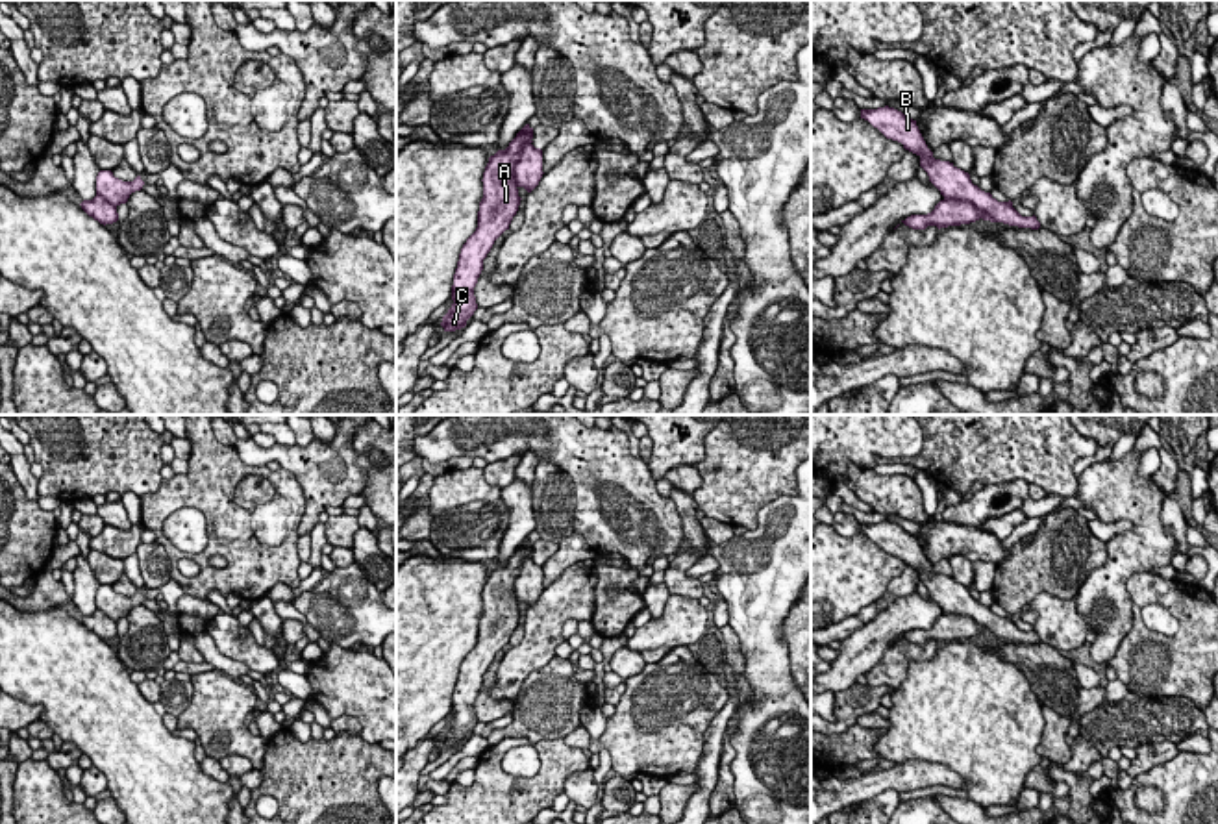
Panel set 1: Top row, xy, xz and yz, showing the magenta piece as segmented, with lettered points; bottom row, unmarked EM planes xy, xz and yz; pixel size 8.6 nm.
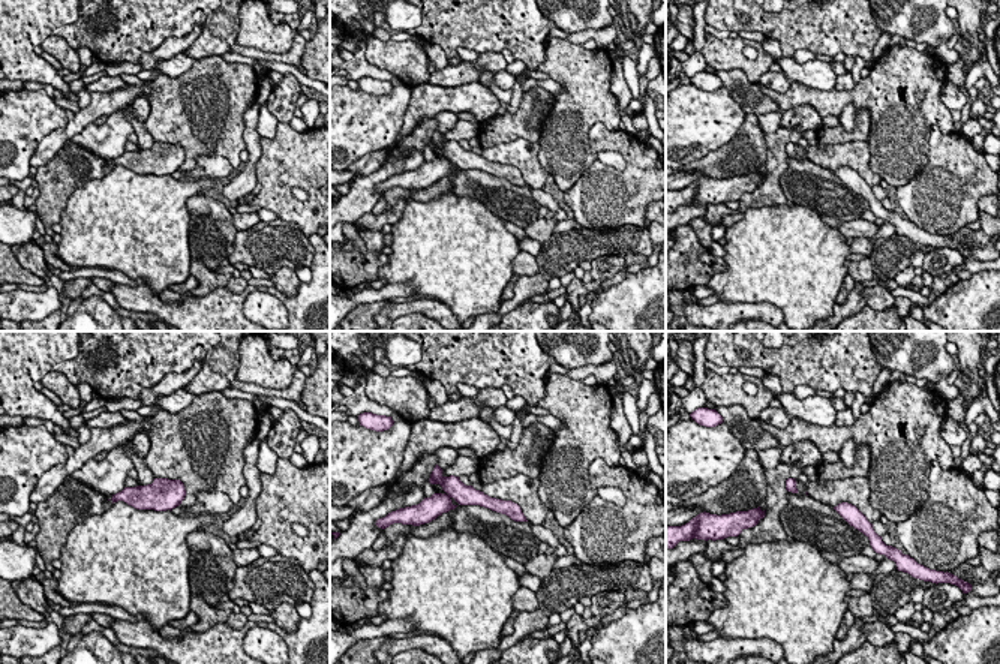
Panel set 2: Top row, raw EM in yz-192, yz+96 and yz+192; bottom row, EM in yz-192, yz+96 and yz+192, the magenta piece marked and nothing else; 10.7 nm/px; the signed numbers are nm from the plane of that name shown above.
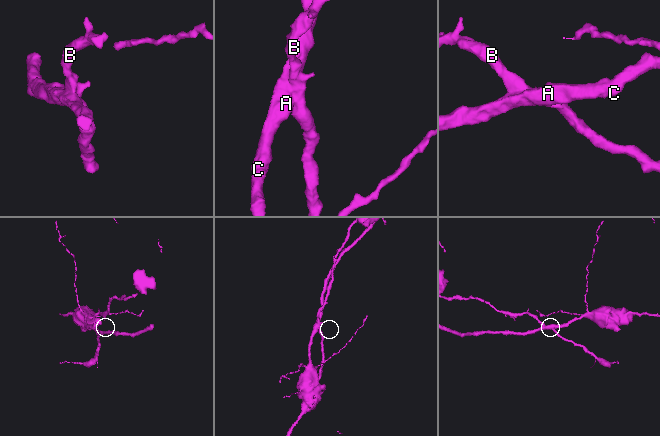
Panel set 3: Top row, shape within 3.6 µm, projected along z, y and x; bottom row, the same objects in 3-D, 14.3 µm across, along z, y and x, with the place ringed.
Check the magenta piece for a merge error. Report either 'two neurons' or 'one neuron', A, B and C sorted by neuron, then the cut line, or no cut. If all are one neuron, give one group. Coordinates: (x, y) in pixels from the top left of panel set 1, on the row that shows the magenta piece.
two neurons | A C / B | xz (530, 141), (515, 165), (515, 186)

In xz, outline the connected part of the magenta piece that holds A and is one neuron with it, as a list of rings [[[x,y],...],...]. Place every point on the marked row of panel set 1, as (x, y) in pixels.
[[[526,124],[505,150],[489,157],[483,172],[483,198],[478,211],[478,228],[461,248],[452,285],[452,307],[442,317],[444,331],[455,331],[466,326],[466,320],[478,309],[474,287],[483,270],[483,259],[494,241],[509,230],[518,211],[520,196],[515,180],[515,165],[522,148],[533,143],[533,128]]]

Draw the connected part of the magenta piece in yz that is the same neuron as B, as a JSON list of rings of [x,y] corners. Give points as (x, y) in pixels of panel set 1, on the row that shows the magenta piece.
[[[894,107],[861,109],[861,119],[868,120],[887,139],[898,141],[905,150],[920,157],[920,167],[927,172],[929,181],[940,191],[944,198],[955,198],[974,204],[990,222],[1003,222],[1018,228],[1038,230],[1037,217],[1022,217],[1013,204],[998,202],[990,193],[981,191],[972,183],[970,174],[957,169],[950,161],[933,157],[927,148],[916,120],[905,117]]]

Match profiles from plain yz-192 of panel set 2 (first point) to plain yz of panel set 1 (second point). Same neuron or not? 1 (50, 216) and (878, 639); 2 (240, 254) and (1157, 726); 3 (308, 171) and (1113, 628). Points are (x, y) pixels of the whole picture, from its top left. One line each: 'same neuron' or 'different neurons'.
1: different neurons
2: same neuron
3: different neurons

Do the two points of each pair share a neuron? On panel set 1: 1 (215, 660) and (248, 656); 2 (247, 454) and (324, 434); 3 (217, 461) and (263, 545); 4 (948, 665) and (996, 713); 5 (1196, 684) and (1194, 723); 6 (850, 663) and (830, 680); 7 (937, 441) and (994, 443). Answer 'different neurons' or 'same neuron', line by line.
1: different neurons
2: different neurons
3: same neuron
4: same neuron
5: different neurons
6: same neuron
7: same neuron

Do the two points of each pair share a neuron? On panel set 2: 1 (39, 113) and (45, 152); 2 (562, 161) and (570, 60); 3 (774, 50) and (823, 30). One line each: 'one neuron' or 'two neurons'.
1: two neurons
2: one neuron
3: two neurons

